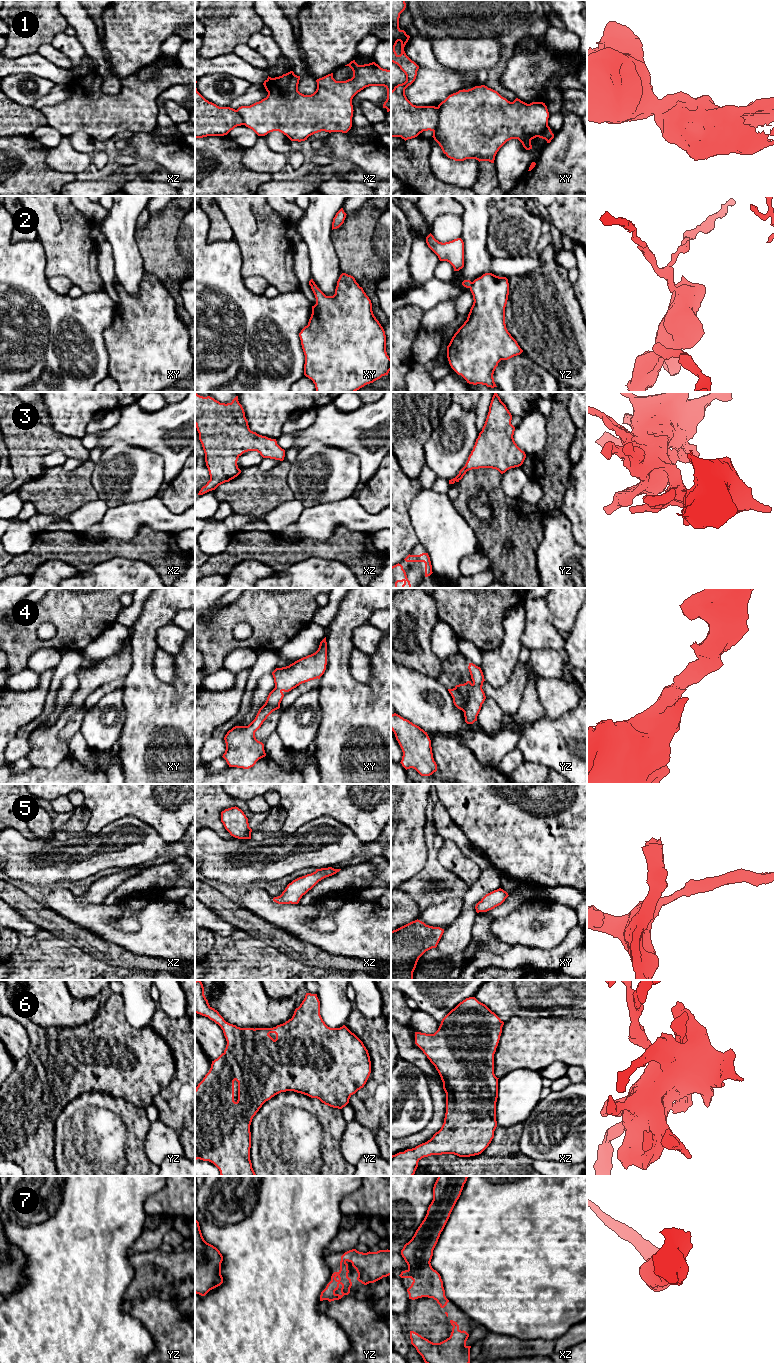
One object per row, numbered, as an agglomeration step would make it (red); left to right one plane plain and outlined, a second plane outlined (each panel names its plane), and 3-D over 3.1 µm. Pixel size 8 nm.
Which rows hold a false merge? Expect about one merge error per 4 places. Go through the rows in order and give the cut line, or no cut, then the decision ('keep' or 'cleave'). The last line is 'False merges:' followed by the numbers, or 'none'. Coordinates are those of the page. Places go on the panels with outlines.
1: cut in xy along (437, 107), (438, 123), (433, 131); cleave
2: cut in yz along (473, 282), (470, 288); cleave
3: no cut; keep
4: no cut; keep
5: no cut; keep
6: no cut; keep
7: no cut; keep
False merges: 1, 2

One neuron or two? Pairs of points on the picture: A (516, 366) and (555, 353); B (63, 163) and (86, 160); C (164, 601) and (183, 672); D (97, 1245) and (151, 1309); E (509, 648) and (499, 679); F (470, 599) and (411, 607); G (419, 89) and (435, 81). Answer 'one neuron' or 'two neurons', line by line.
A: two neurons
B: one neuron
C: one neuron
D: two neurons
E: one neuron
F: two neurons
G: one neuron

